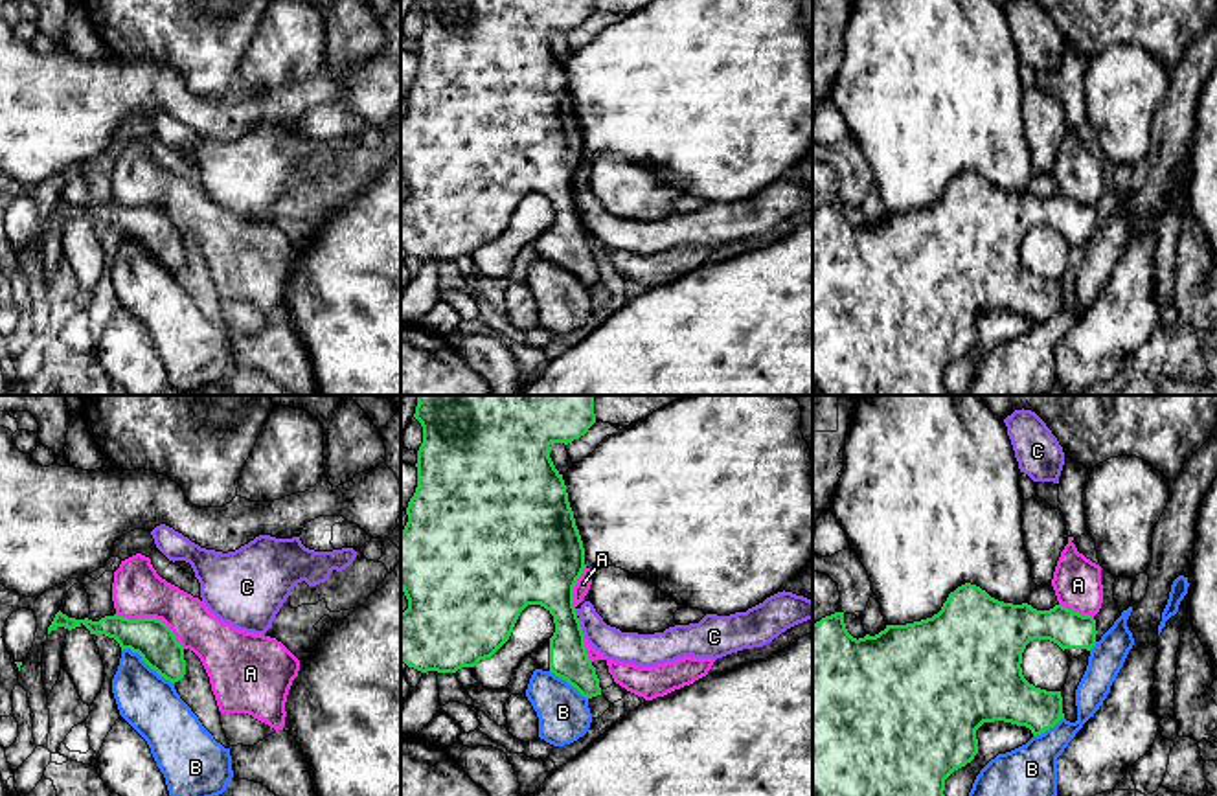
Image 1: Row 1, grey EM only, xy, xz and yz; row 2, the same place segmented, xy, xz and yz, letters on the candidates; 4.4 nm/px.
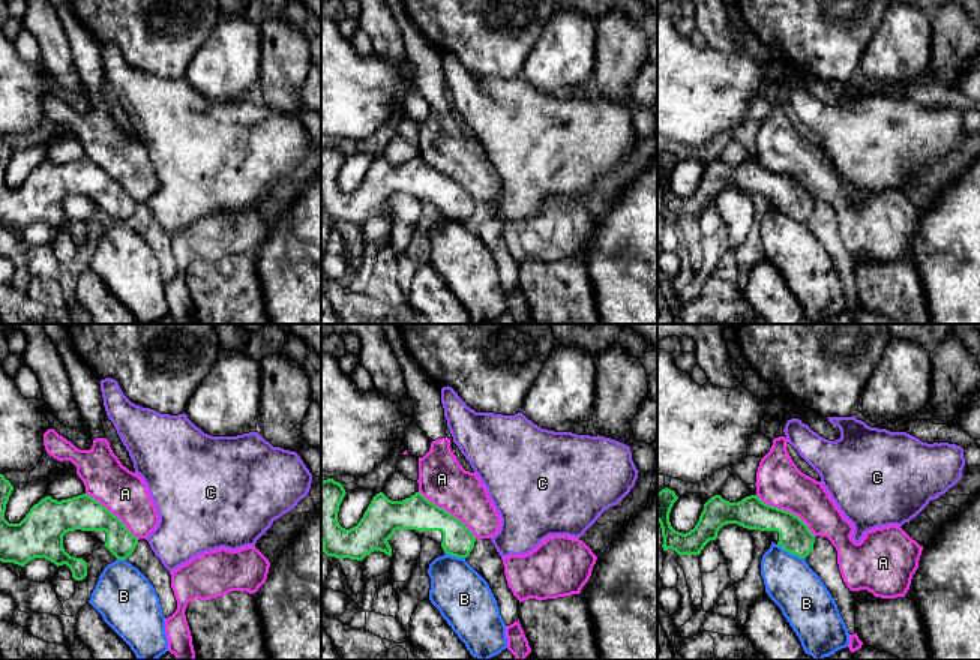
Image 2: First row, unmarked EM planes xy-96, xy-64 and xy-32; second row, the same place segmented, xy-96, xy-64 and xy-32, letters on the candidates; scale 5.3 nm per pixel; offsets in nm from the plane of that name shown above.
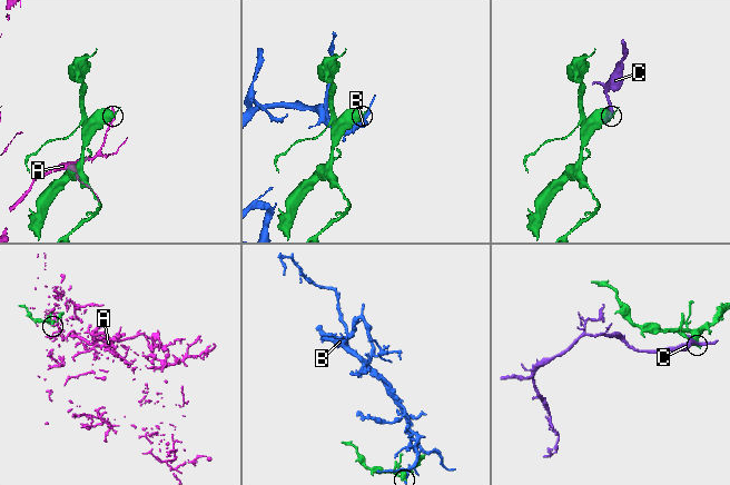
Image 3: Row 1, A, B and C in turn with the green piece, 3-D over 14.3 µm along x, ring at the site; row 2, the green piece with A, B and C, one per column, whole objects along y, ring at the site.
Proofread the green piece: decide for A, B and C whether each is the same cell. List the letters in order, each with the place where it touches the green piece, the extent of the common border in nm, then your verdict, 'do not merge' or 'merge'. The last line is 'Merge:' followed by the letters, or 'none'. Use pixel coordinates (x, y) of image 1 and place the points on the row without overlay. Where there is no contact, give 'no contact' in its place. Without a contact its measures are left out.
A: meets green in xy at (153, 206); contact 340 nm long; do not merge
B: meets green in xy at (147, 252); contact 280 nm long; do not merge
C: meets green in xz at (580, 216); contact 90 nm long; do not merge
Merge: none

